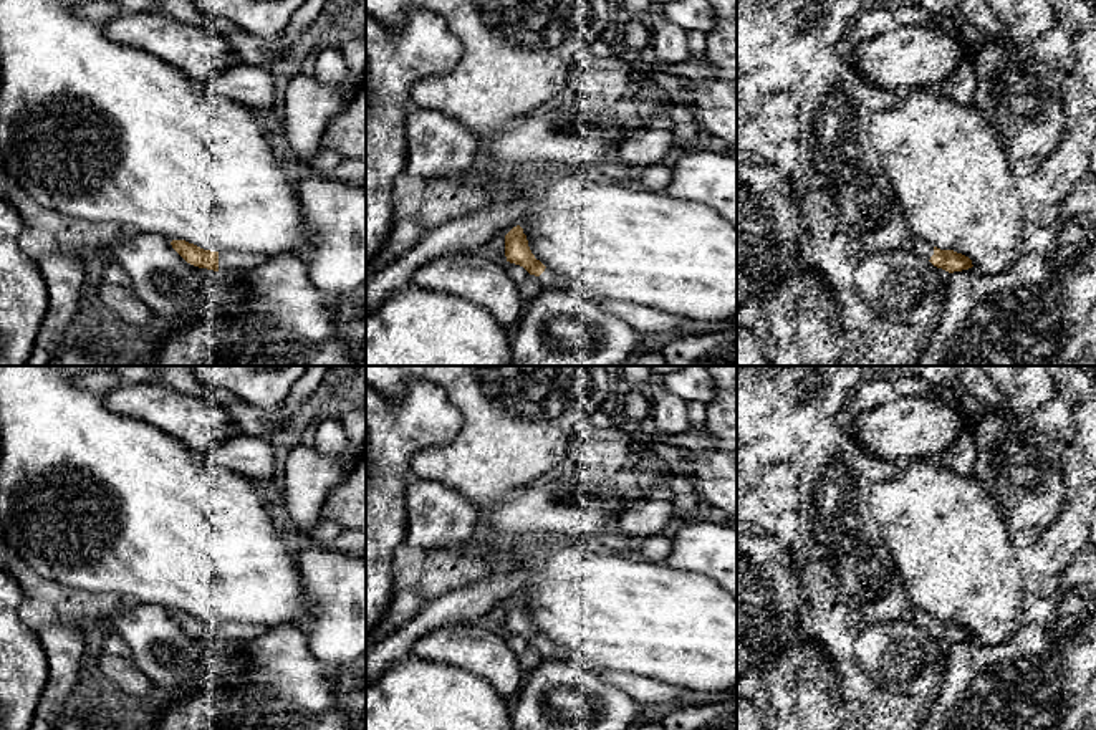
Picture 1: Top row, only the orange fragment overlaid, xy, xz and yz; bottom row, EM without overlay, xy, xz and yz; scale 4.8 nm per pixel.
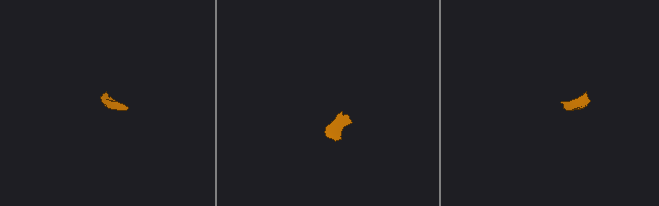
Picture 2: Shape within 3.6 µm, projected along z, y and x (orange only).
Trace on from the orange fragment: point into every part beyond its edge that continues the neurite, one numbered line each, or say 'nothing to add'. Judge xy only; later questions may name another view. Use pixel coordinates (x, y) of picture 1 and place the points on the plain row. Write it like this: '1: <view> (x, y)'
1: xy (242, 631)

